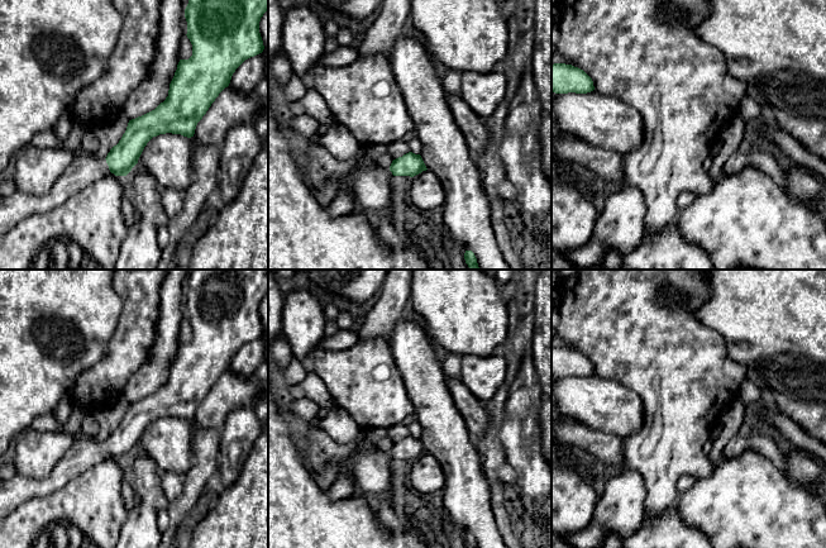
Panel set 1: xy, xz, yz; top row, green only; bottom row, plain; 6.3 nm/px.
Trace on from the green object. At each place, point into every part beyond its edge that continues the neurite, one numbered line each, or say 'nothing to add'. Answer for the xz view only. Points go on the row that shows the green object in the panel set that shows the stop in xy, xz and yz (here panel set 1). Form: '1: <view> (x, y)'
1: xz (369, 182)

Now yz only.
nothing to add

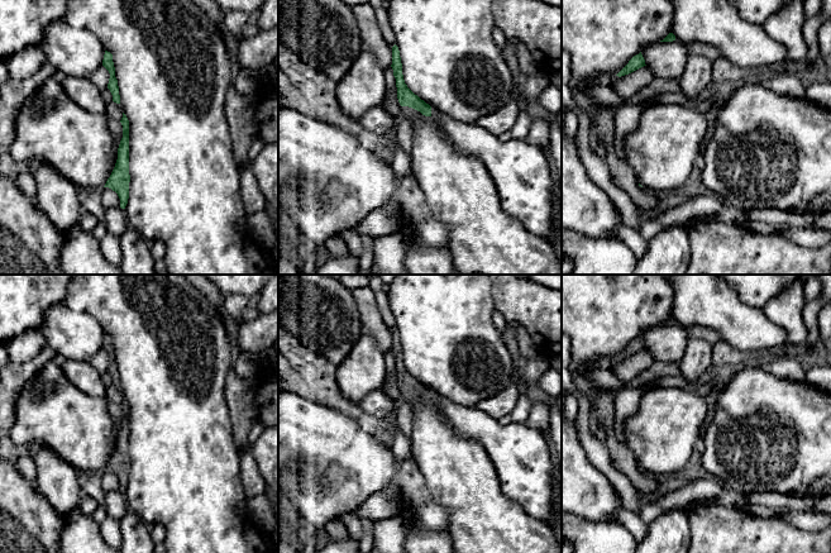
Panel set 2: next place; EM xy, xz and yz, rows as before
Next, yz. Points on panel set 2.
nothing to add

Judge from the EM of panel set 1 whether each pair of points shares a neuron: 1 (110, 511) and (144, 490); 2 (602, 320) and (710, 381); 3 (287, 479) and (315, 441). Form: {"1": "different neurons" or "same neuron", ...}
{"1": "different neurons", "2": "same neuron", "3": "different neurons"}

